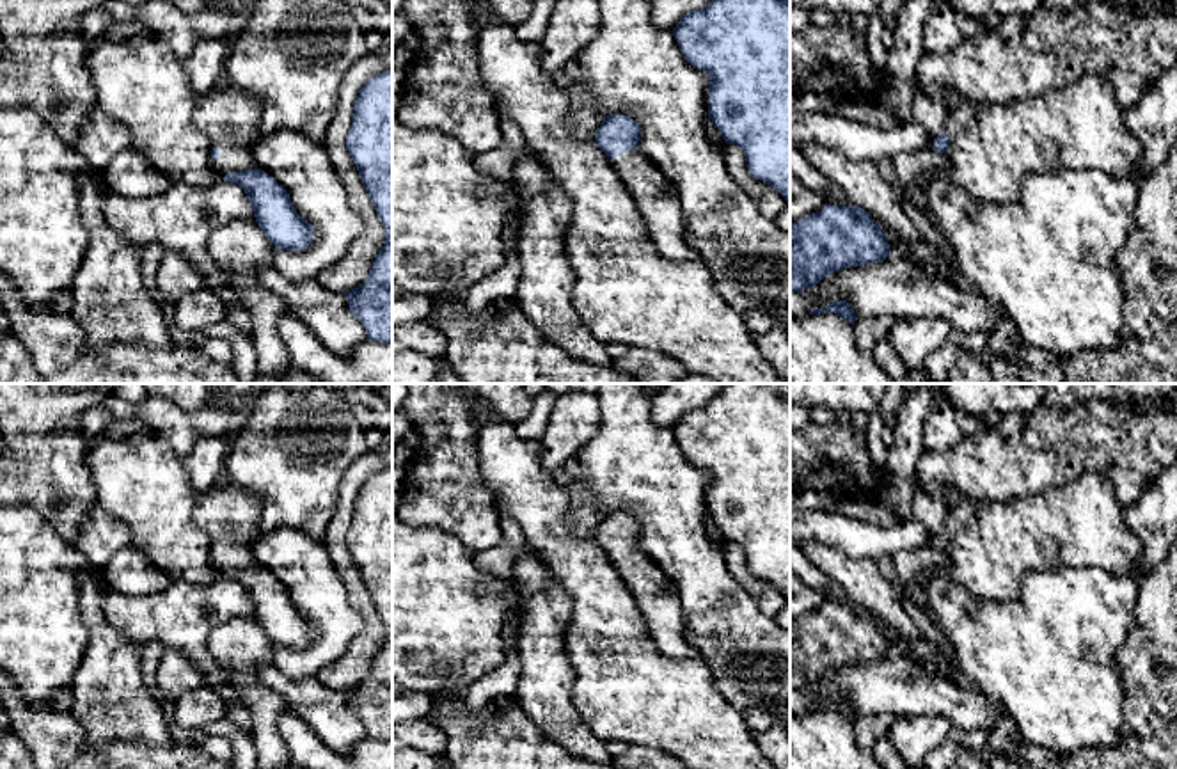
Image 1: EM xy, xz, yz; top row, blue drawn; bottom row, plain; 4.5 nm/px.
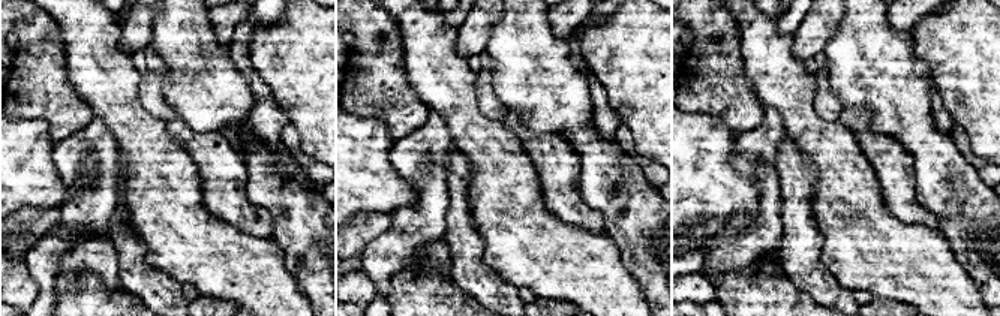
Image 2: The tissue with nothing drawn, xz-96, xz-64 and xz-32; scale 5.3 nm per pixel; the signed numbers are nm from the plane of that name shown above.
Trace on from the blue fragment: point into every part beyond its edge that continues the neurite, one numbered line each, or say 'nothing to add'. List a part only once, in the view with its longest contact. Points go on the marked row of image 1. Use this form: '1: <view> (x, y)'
1: xy (229, 118)

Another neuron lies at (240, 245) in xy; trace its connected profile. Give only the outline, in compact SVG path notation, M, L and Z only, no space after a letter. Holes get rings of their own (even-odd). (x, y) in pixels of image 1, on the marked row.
M238 218L211 231L208 252L222 270L243 272L254 277L261 266L272 265L273 245L256 220Z

